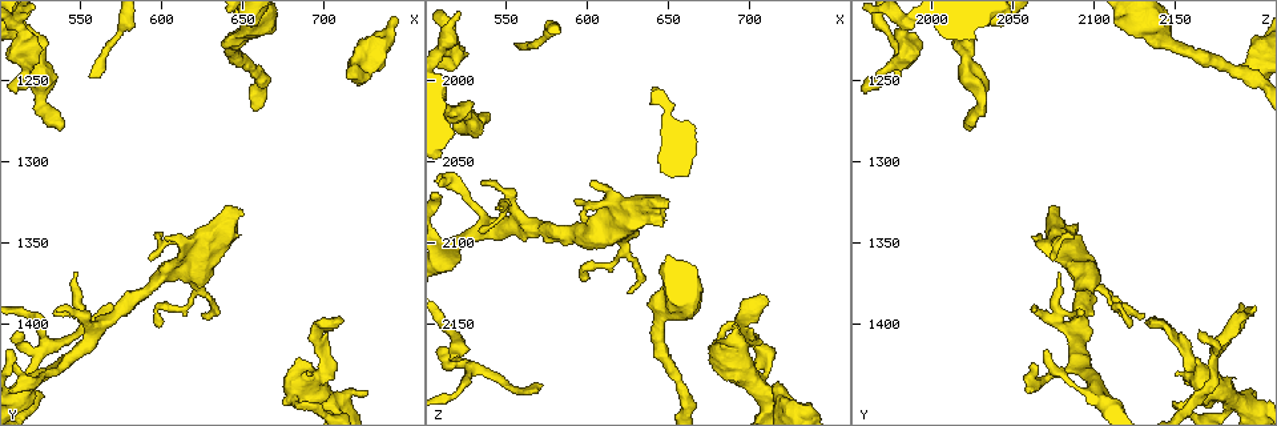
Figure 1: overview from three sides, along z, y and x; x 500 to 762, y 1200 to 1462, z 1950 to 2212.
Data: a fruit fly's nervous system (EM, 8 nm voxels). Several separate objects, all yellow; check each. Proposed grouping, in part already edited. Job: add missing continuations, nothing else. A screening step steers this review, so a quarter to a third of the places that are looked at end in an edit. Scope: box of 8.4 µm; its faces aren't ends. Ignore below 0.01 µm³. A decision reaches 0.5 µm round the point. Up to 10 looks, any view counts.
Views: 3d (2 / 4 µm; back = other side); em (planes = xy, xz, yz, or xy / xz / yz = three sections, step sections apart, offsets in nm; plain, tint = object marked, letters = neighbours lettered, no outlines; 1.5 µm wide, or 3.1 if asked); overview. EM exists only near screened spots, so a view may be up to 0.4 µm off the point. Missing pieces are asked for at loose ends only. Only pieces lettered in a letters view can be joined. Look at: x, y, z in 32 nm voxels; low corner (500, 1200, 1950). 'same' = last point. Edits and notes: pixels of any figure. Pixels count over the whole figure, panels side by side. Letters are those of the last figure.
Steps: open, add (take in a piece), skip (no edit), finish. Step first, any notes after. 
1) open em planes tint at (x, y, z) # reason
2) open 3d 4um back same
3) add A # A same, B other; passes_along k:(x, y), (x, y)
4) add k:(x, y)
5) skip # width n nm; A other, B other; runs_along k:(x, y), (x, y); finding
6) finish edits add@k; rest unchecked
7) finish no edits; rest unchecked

open em planes plain at (652, 1332, 2072) # branch stops here

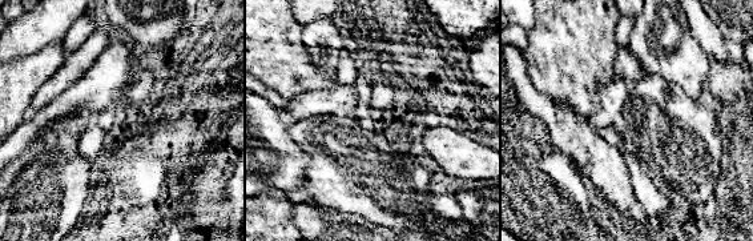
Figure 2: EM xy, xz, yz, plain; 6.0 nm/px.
open em planes letters same

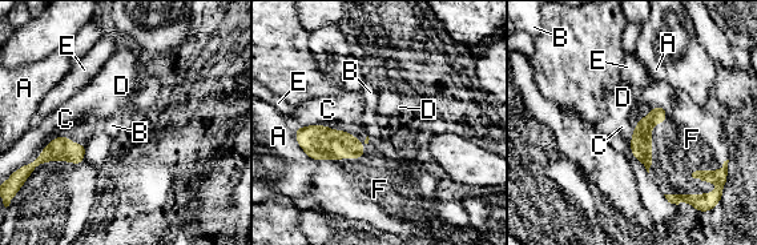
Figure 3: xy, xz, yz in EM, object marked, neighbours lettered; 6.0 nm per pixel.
add F # A other, B other, C other, D other, E other, F same; passes_along 3:(318, 141), (350, 157), (377, 189); it goes on there

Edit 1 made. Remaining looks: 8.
open overview # see it whole again

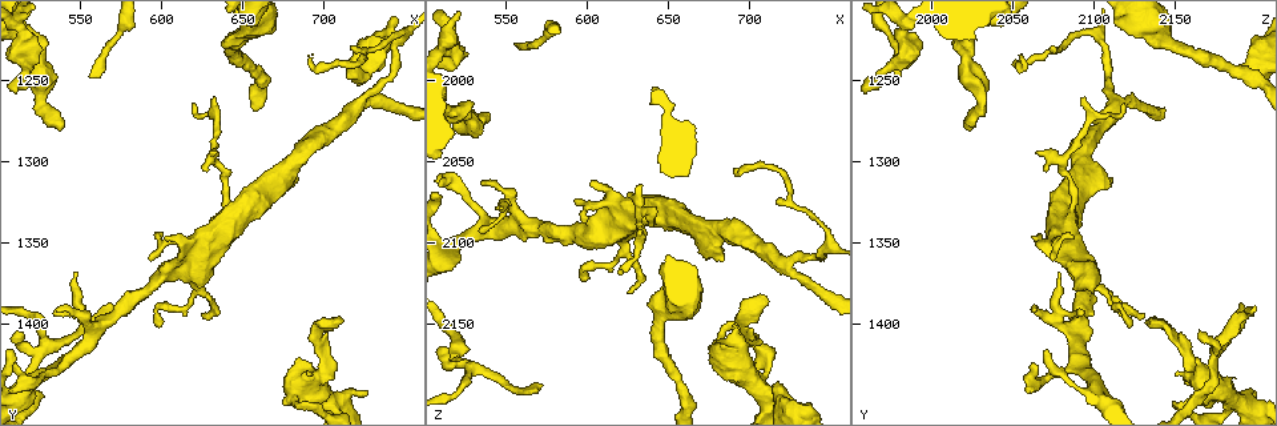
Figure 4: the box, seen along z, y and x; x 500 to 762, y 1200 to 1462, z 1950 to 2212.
open 3d 4um back at (560, 1248, 1980) # free end

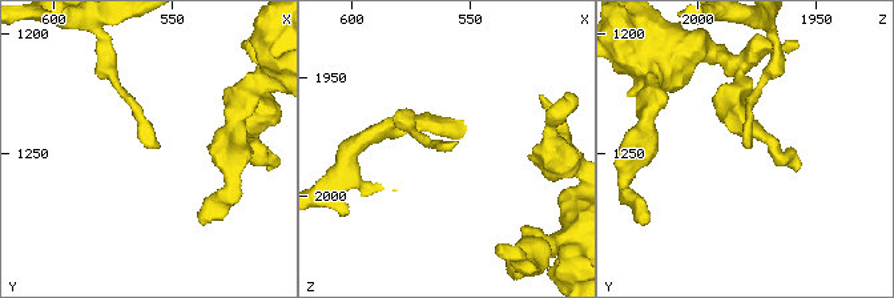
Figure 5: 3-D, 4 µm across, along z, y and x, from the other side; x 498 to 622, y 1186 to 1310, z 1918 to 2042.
open em yz step 8 tint at (559, 1247, 1980)

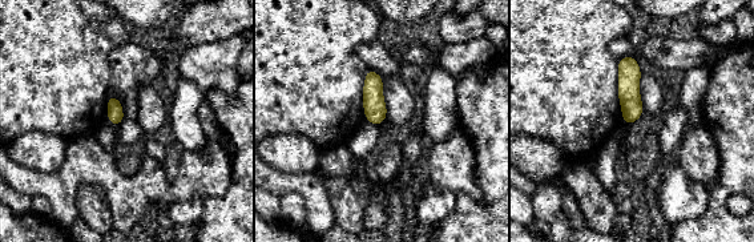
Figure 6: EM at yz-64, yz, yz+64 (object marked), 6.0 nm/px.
open em planes letters same

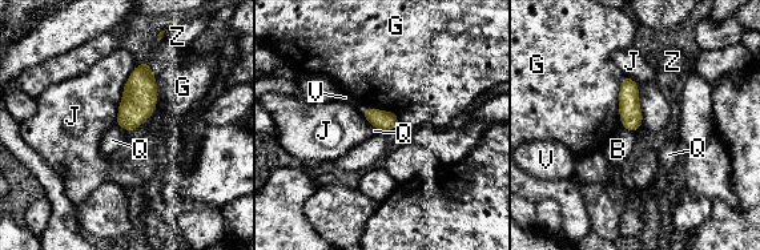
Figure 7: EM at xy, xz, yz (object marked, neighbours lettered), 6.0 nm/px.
skip # width 120 nm; B other, G other, J other, Q other, V other, Z other; border 7:(116, 124), (127, 132); no lettered piece goes on from it

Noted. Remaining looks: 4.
open em yz step 4 letters at (684, 1312, 2108) # branch stops here

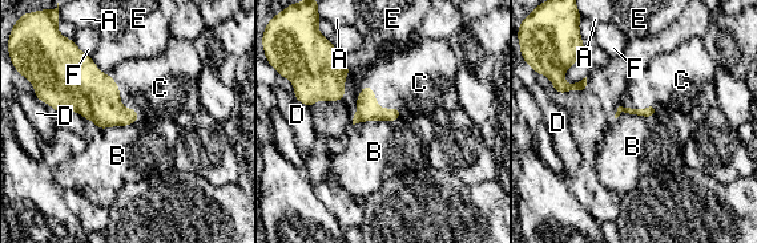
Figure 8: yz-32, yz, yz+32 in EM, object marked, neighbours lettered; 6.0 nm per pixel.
add C # A other, B other, C same, D other, E other, F other; passes_along 8:(79, 82), (119, 93), (158, 88); the neuron continues

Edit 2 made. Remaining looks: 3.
finish edits add@3, add@8; rest unchecked

